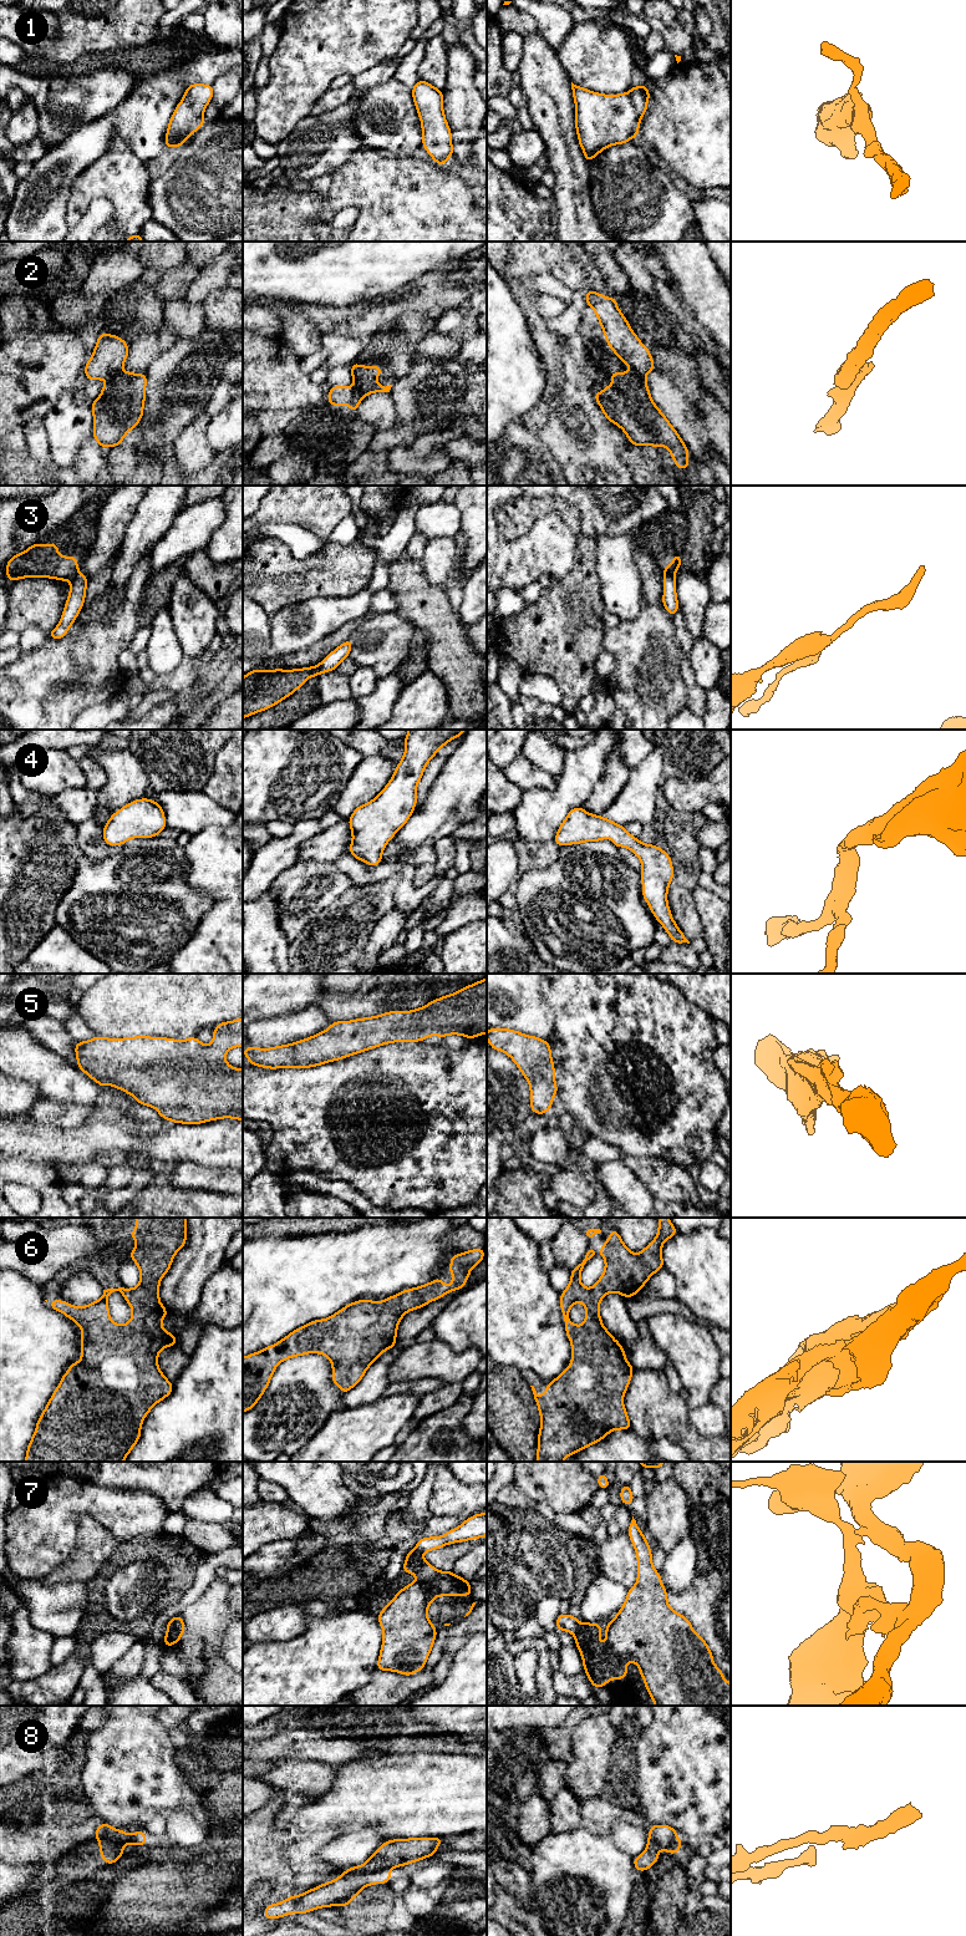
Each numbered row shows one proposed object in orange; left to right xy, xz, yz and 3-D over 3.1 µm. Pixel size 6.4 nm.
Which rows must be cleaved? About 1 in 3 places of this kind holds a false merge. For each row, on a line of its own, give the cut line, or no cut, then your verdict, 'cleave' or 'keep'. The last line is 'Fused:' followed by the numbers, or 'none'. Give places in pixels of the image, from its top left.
1: cut none; keep
2: cut yz (634, 370), (644, 380); cleave
3: cut yz (664, 570), (674, 575); cleave
4: cut none; keep
5: cut none; keep
6: cut none; keep
7: cut xy (167, 1629), (176, 1642); cleave
8: cut xz (389, 1868), (381, 1871), (342, 1873); cleave
Fused: 2, 3, 7, 8

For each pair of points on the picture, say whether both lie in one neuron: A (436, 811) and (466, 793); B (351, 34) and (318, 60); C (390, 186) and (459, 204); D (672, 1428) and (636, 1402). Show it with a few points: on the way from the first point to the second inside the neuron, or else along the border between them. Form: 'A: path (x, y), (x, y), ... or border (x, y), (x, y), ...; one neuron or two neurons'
A: path (443, 811), (458, 796); one neuron
B: path (342, 35), (326, 51); one neuron
C: path (407, 203), (442, 204); one neuron
D: path (664, 1419), (645, 1402); one neuron

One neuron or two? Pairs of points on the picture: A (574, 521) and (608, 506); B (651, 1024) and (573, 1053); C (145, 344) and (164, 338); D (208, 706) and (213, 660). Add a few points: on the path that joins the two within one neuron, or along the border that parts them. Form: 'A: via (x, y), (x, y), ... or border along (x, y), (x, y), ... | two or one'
A: border along (559, 498), (570, 502), (579, 511), (580, 534) | two
B: via (631, 1029), (623, 1037), (611, 1037), (593, 1048) | one
C: via (150, 344), (159, 340) | one
D: via (217, 695), (223, 689), (223, 671) | one

